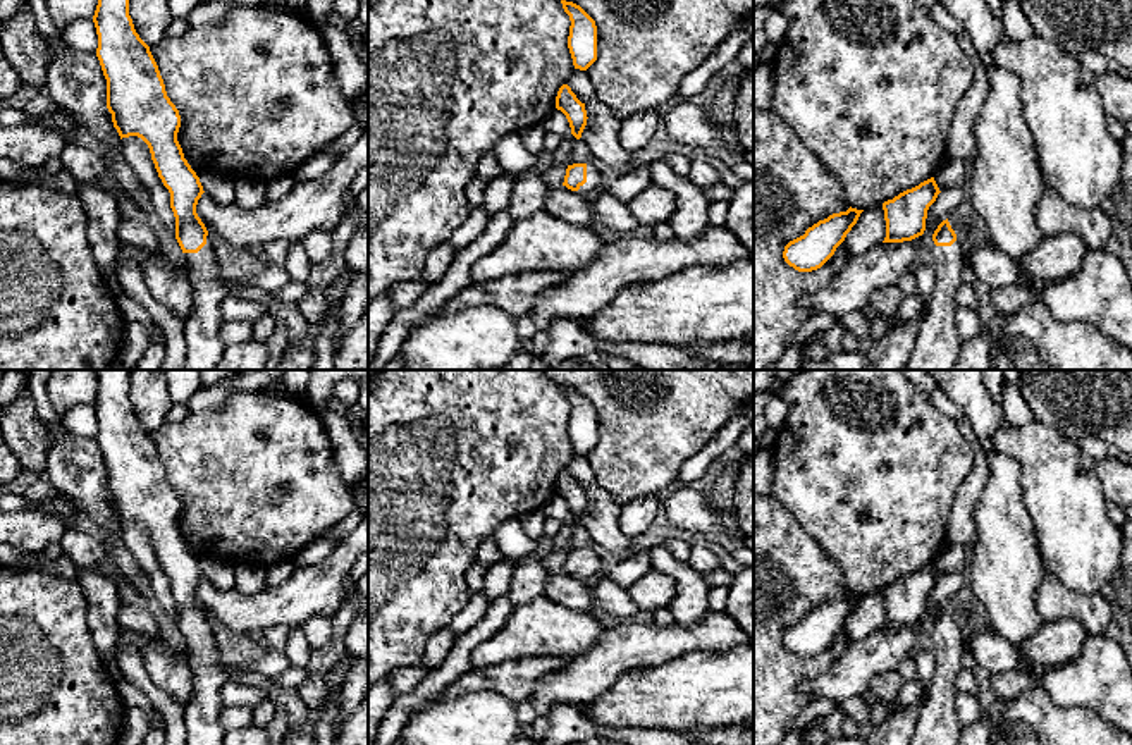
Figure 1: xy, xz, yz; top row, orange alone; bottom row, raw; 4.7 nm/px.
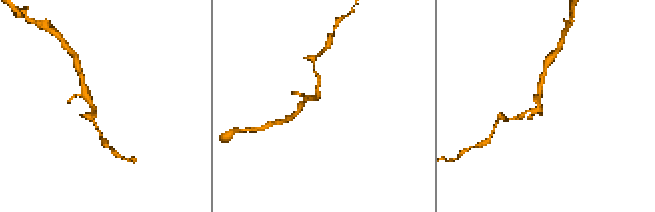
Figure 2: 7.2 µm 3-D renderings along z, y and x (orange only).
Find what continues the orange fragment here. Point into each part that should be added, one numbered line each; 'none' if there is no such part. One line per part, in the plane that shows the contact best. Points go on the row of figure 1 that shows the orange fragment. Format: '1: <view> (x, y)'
1: xy (205, 350)

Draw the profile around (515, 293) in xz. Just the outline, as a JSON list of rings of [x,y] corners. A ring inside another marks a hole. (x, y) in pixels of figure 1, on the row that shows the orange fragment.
[[[545,270],[509,274],[499,279],[475,282],[461,289],[440,308],[428,313],[425,320],[456,313],[468,306],[497,306],[518,318],[530,313],[533,299],[538,292],[549,289],[551,286],[563,284],[569,275],[569,270]]]

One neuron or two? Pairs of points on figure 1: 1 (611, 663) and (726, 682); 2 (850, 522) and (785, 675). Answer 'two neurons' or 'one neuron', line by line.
1: two neurons
2: two neurons

